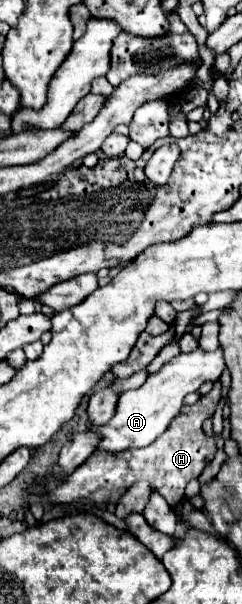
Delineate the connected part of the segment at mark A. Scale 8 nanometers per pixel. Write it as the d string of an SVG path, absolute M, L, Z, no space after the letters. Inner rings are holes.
M218 348L216 352L204 352L194 350L188 354L178 354L172 362L162 366L156 374L148 376L146 382L136 390L126 390L120 394L120 402L116 406L116 416L106 422L104 426L90 426L88 430L100 436L100 442L96 450L102 452L120 452L128 448L142 448L154 442L180 414L180 408L184 404L184 396L190 392L198 392L198 388L212 380L216 382L224 370L224 356Z

